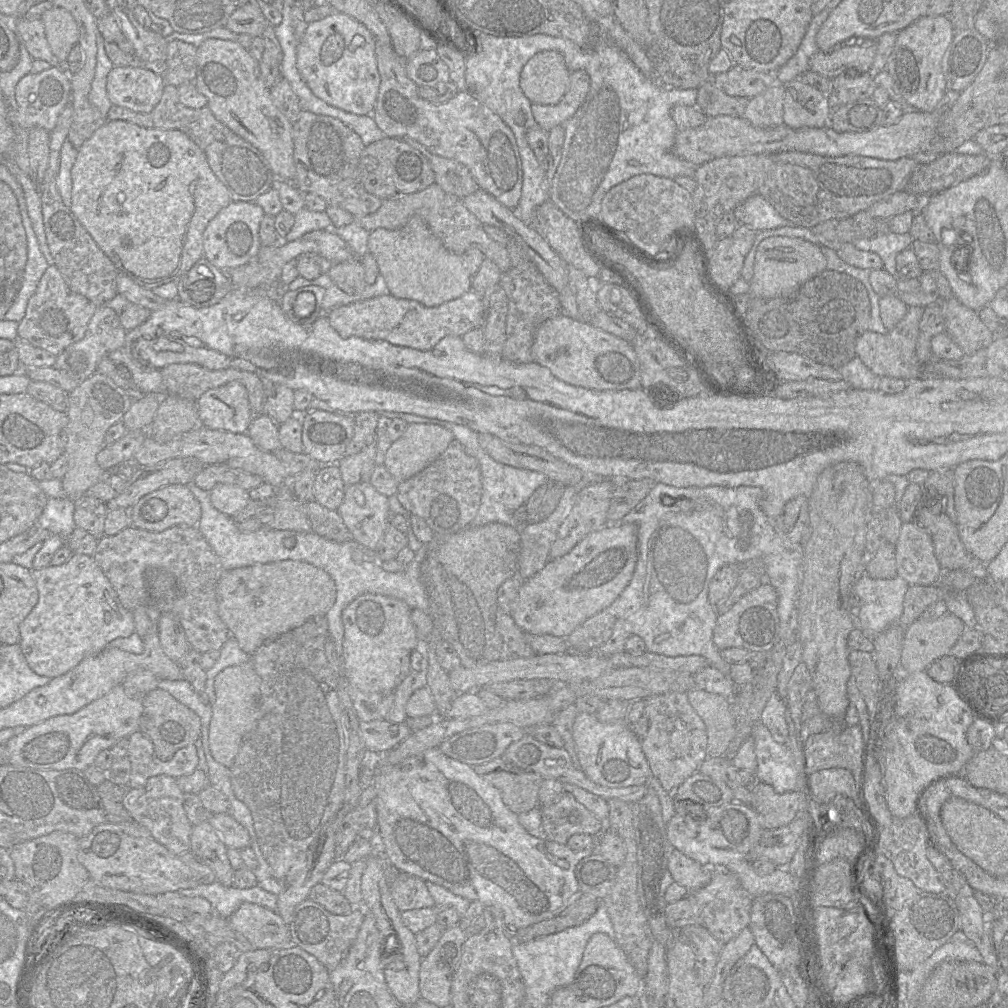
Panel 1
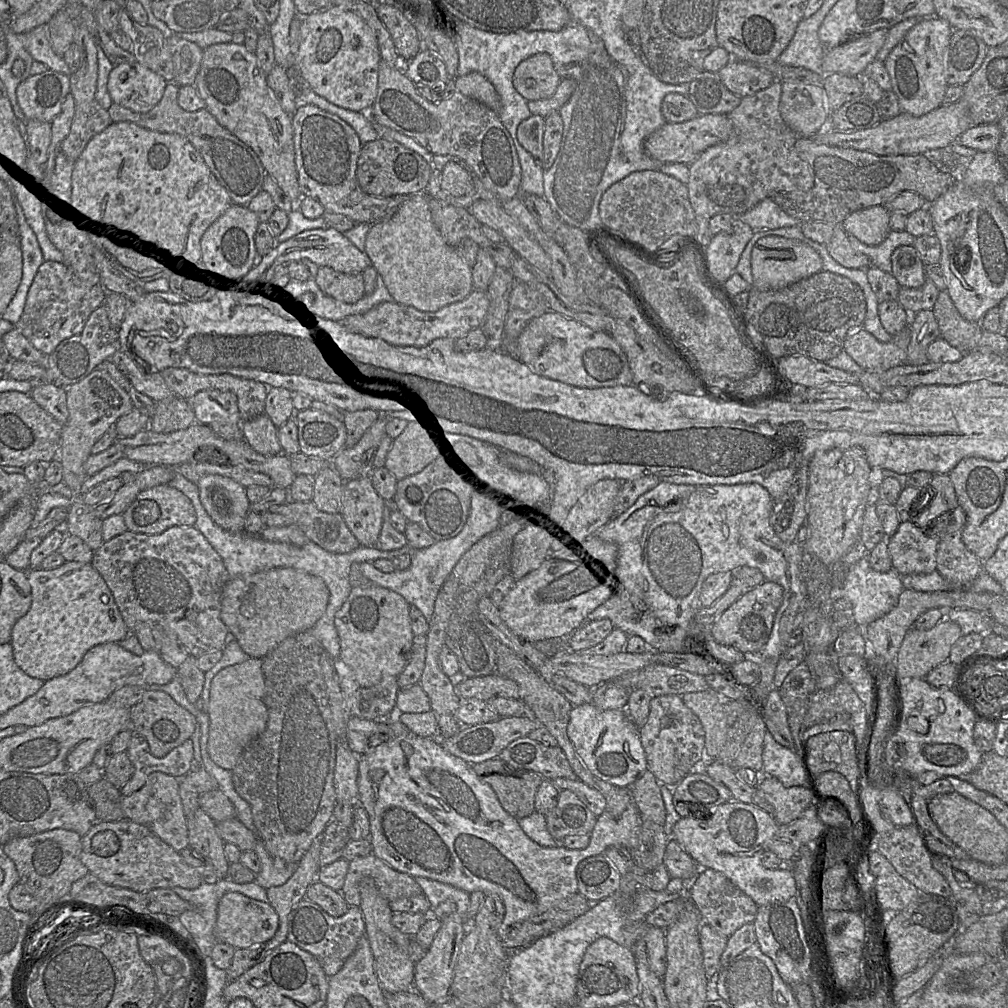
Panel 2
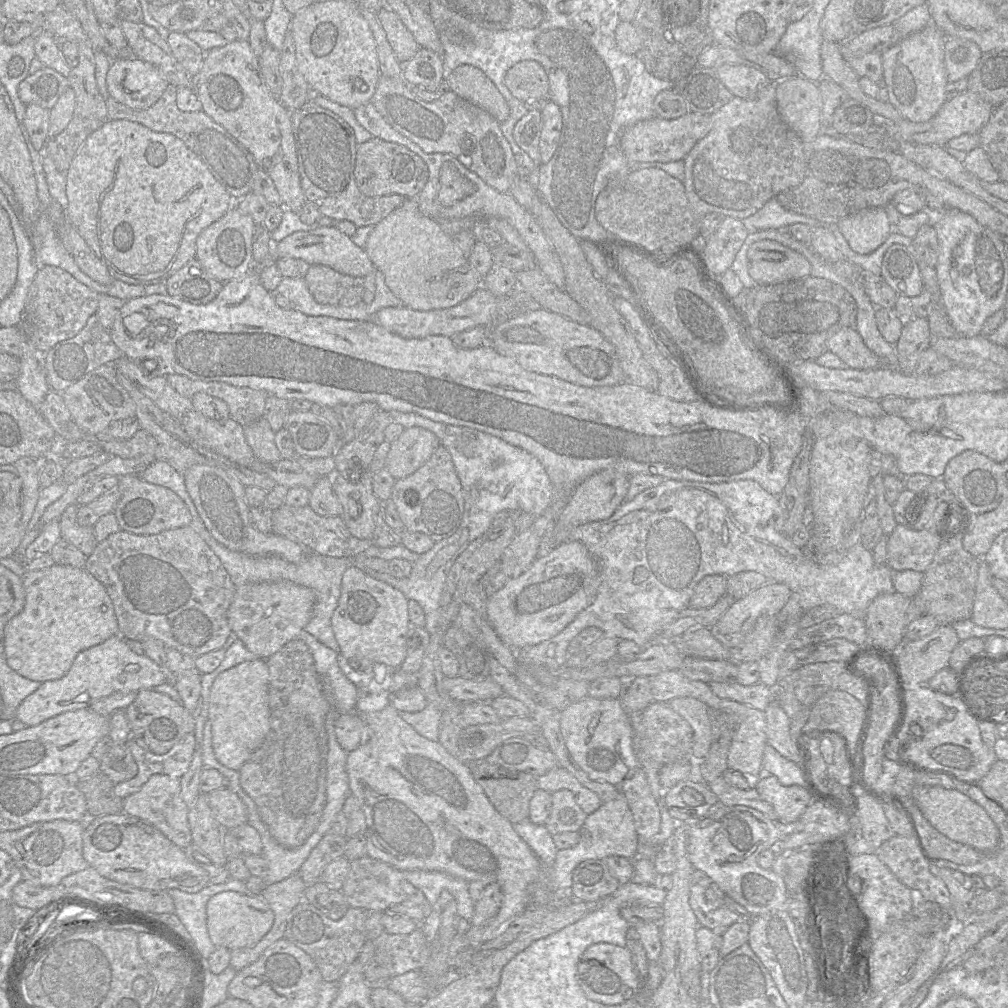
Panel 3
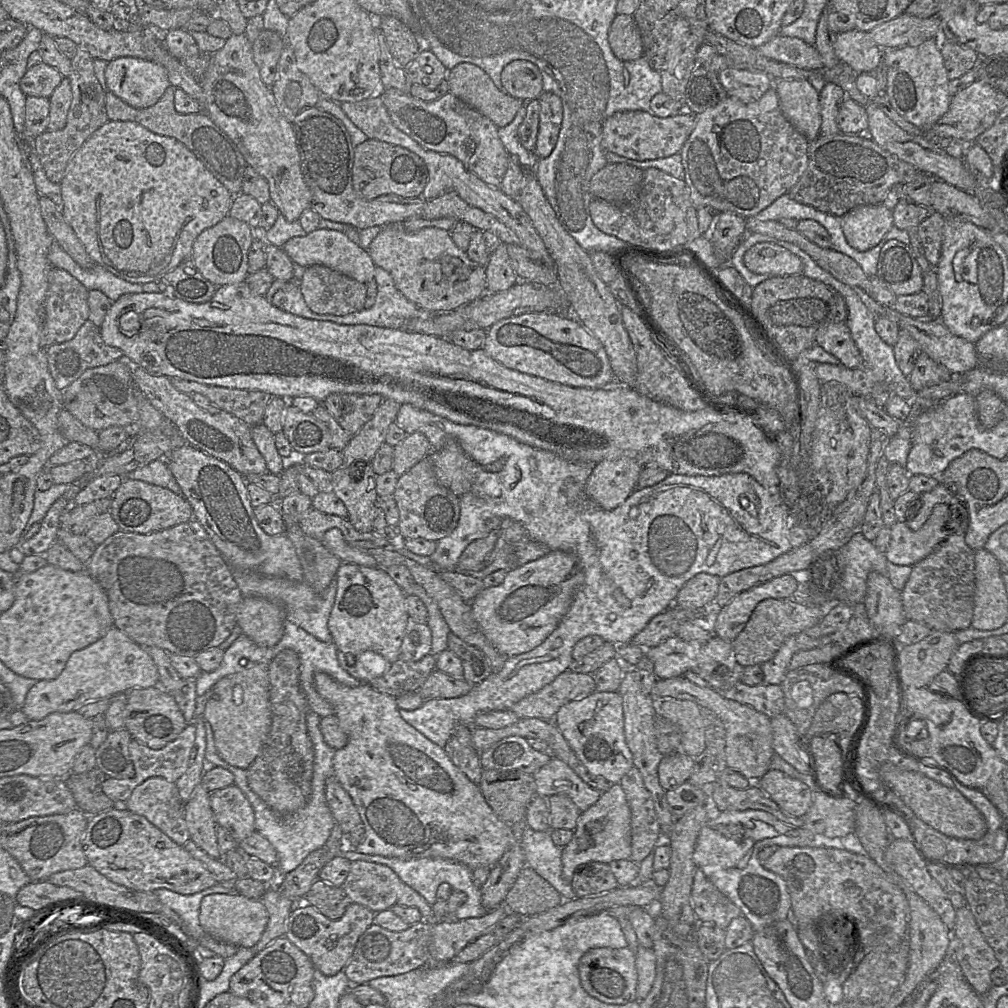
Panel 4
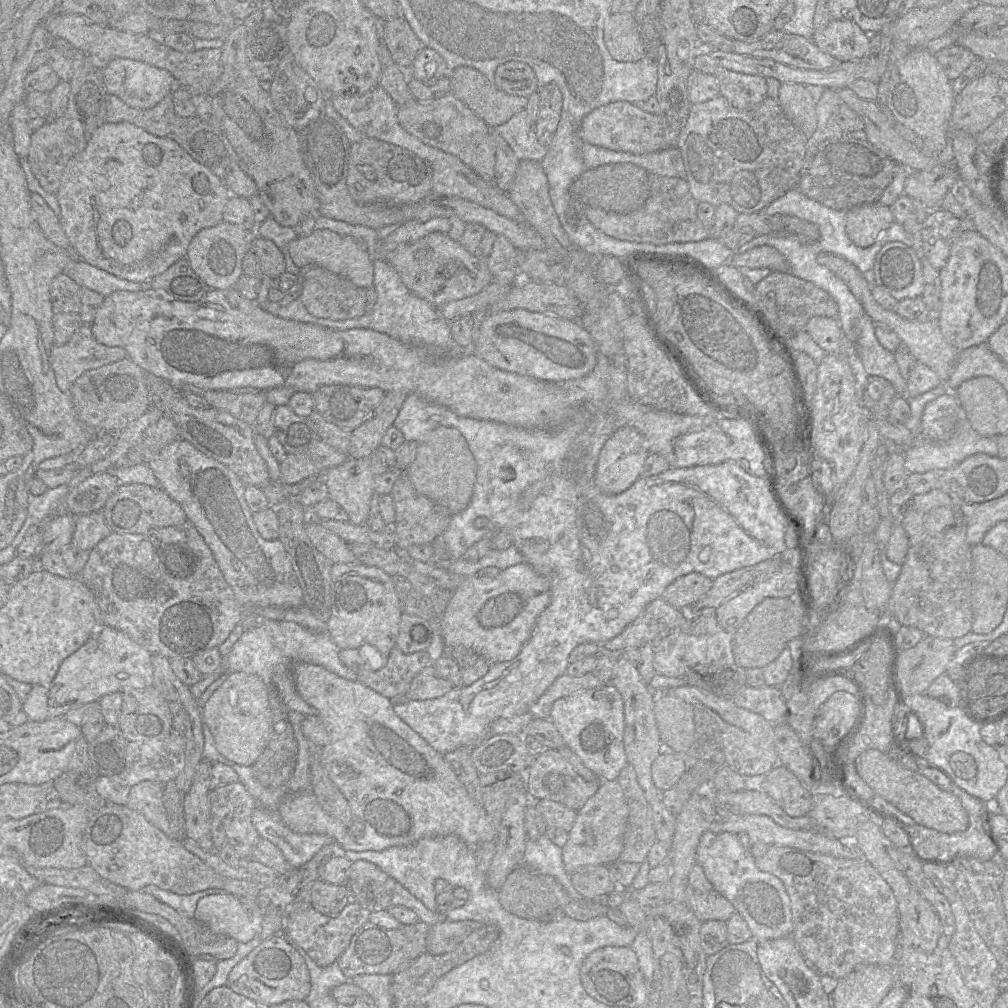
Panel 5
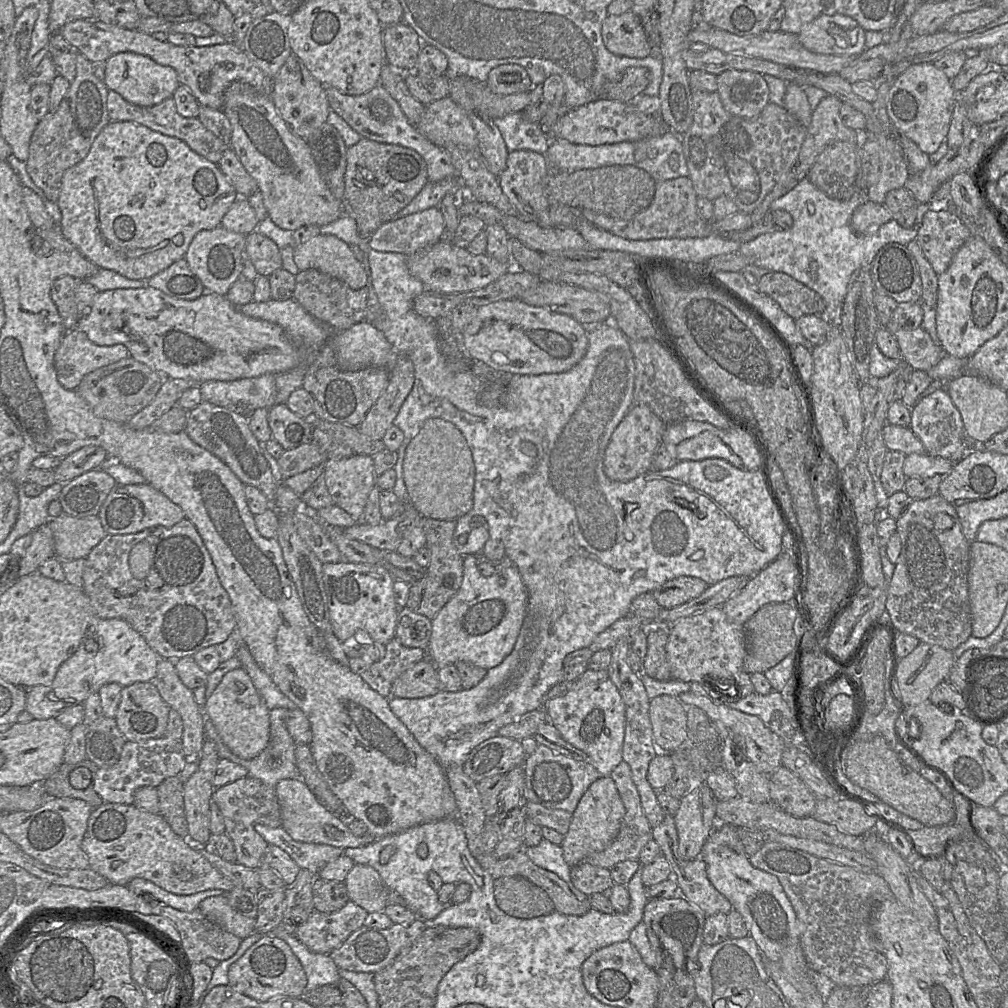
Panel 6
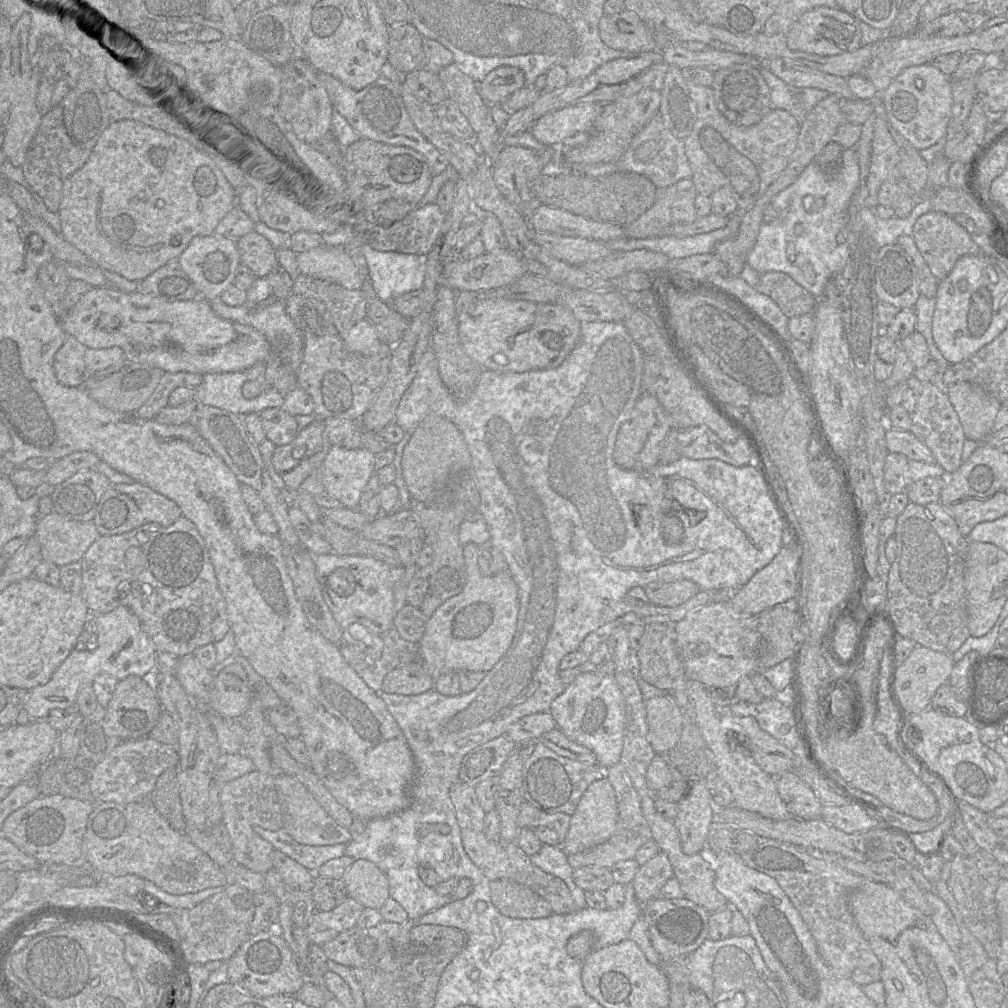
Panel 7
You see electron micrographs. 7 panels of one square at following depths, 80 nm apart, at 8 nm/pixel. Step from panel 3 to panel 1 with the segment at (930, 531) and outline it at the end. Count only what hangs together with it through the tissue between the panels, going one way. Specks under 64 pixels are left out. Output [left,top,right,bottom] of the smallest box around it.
[894,521,942,586]

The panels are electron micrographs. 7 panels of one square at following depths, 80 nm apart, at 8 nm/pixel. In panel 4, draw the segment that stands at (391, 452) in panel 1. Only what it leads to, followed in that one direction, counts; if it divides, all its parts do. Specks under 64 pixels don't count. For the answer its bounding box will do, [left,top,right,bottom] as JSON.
[392,432,432,476]

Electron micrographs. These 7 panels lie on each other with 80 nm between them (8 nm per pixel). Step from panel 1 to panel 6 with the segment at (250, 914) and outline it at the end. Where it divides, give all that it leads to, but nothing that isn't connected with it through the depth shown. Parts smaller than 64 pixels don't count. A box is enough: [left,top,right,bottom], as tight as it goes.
[198,895,256,939]

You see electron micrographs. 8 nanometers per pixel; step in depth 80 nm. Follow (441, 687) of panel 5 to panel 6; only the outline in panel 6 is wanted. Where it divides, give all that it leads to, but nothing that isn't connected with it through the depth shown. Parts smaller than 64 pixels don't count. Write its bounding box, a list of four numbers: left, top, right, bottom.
[390,659,441,699]

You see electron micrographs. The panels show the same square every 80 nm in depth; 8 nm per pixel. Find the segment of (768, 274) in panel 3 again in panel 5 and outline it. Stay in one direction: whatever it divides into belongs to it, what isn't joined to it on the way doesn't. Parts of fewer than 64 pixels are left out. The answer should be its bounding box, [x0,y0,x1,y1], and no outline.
[728,245,790,272]

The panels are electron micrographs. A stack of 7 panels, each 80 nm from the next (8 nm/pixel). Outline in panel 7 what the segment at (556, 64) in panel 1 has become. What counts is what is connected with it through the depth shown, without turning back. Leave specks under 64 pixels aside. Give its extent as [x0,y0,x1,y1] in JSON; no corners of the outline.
[478,66,525,106]

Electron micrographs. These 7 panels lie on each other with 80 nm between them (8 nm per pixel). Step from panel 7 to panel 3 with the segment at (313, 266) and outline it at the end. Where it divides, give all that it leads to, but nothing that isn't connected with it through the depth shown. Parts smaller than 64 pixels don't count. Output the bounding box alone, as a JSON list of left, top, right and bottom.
[254,226,376,278]

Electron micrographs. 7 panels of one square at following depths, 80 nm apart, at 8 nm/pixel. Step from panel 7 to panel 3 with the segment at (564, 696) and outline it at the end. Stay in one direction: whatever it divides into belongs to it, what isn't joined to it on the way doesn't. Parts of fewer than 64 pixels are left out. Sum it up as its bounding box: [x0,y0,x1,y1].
[560,696,639,786]

